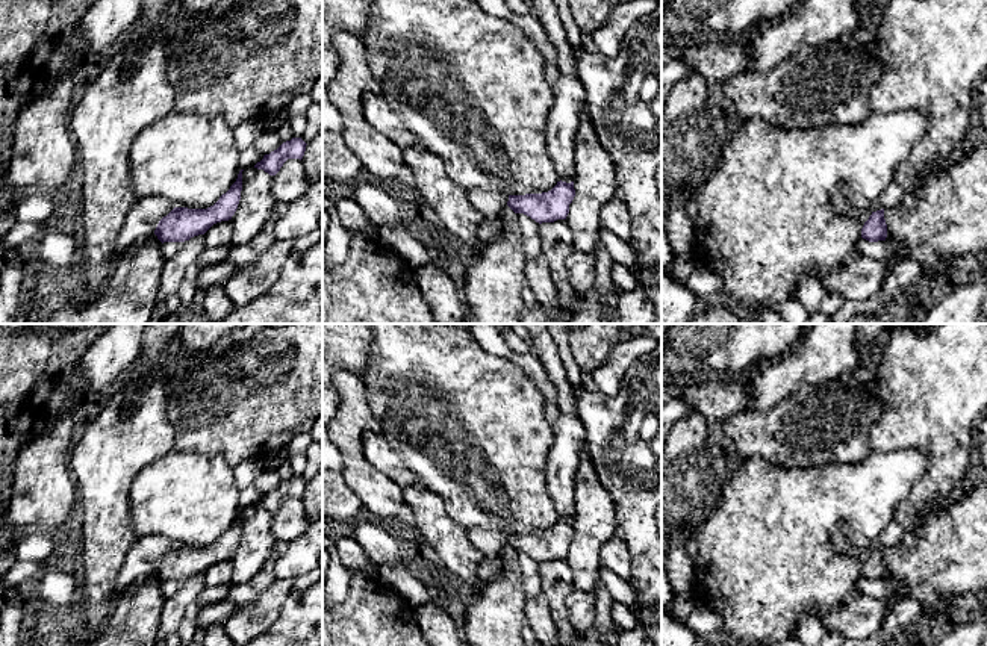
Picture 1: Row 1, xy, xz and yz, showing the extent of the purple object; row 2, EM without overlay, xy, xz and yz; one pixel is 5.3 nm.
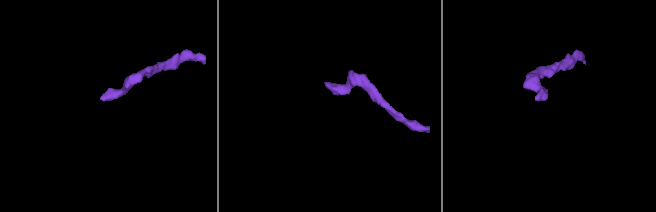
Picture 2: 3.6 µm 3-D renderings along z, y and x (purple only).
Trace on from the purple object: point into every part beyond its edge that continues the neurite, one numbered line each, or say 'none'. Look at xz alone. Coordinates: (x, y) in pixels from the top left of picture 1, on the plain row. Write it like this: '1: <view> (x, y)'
1: xz (488, 542)

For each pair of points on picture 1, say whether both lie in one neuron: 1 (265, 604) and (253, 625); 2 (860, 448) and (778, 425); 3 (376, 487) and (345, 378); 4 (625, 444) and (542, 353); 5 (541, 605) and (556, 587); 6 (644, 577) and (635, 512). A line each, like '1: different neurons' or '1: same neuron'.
1: same neuron
2: same neuron
3: same neuron
4: different neurons
5: different neurons
6: same neuron

